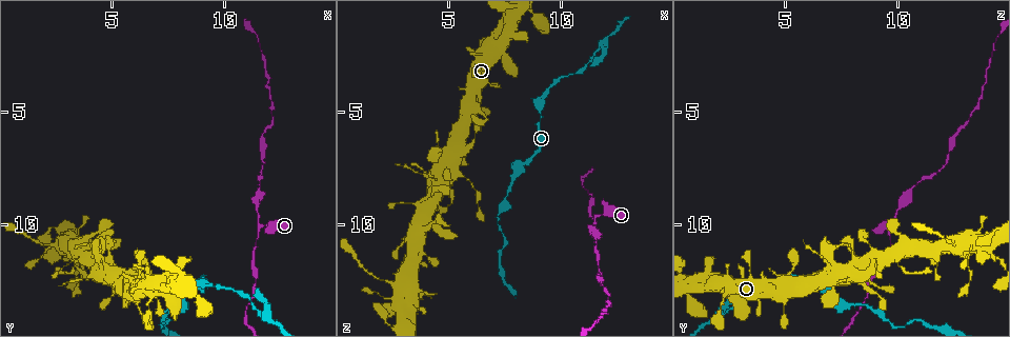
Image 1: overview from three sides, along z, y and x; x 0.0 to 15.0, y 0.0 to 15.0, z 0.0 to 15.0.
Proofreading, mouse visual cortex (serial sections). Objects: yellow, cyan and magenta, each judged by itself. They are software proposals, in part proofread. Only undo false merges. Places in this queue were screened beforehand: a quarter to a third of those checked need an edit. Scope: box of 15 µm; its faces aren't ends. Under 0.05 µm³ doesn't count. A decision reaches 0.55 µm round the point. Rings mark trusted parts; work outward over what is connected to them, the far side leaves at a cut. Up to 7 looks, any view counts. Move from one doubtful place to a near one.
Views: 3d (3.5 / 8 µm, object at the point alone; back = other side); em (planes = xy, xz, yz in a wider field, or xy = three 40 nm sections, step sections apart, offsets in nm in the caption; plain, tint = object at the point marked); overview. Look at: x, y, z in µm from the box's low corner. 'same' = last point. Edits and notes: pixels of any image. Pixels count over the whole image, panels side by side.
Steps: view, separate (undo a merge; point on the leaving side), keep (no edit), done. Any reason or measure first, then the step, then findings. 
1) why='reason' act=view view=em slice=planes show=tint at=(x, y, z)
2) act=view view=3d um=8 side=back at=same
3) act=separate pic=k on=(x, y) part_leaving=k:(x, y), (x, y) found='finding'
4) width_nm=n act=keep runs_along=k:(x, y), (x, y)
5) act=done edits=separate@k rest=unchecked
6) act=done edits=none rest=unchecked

act=view view=3d um=3.5 at=(11.6, 10.1, 9.6)

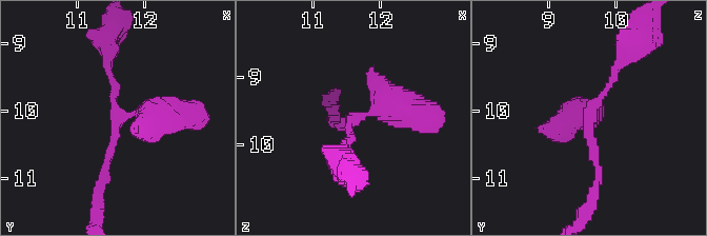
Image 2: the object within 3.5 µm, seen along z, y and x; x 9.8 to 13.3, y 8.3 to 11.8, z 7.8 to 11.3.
act=keep runs_along=2:(188, 115), (120, 115), (107, 56) found='continuous, no second cell'

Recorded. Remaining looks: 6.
why='a fork' act=view view=3d um=8 at=(11.7, 14.0, 2.0)

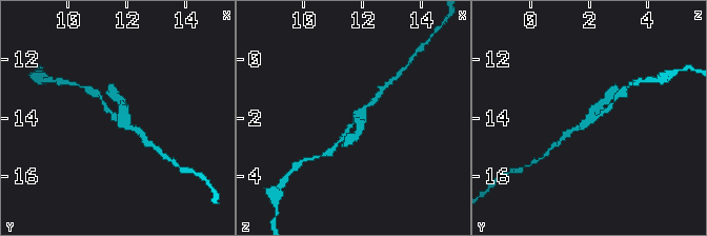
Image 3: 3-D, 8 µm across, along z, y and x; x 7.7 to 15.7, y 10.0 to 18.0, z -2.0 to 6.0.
why='zoom in' act=view view=3d um=3.5 at=(11.8, 14.0, 2.0)

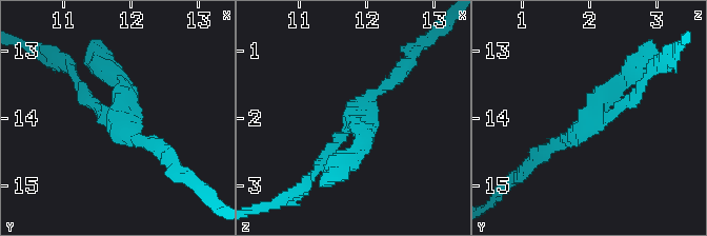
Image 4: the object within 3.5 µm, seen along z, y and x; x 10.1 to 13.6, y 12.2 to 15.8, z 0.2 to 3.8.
arms=3 act=keep runs_along=4:(81, 87), (116, 120), (129, 91), (109, 72) found='continuous, no second cell'

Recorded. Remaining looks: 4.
why='sudden change in width' act=view view=3d um=3.5 at=(6.7, 11.8, 5.4)

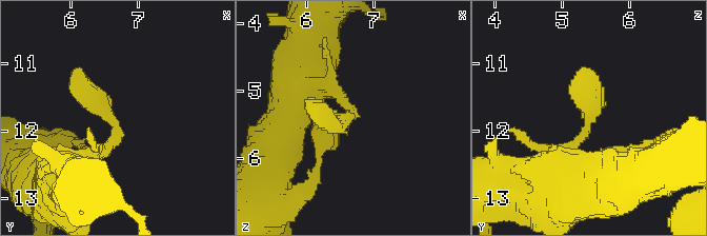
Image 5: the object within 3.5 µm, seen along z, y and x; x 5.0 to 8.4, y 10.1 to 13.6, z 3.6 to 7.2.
act=view view=em slice=xy step=2 show=tint at=(6.65, 11.90, 5.40)

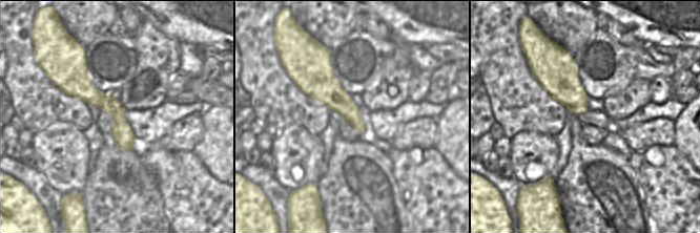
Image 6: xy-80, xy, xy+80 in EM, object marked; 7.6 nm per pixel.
act=keep runs_along=5:(552, 169), (592, 113), (580, 71) found='one cell here'

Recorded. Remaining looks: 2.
act=done edits=none rest=unchecked

